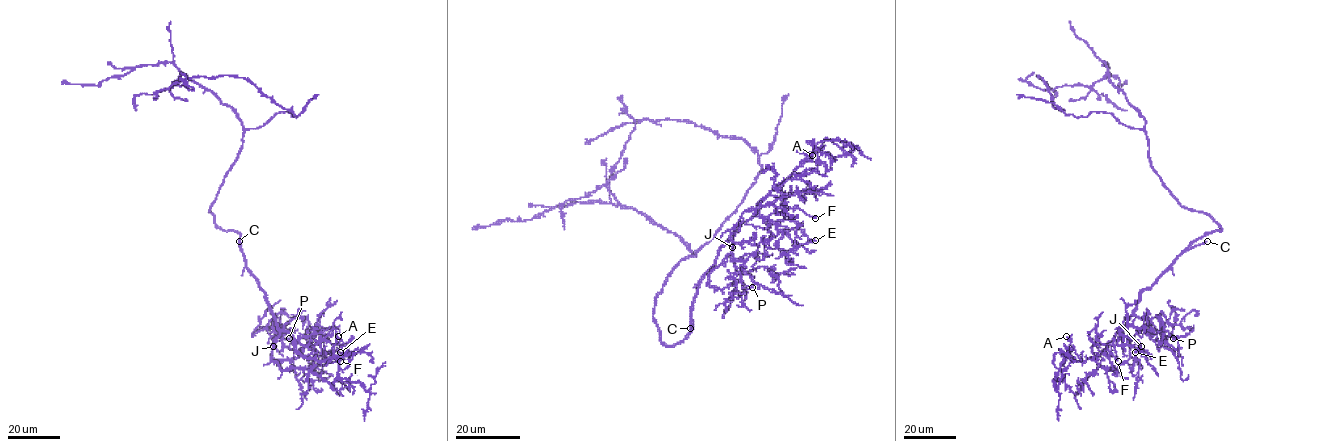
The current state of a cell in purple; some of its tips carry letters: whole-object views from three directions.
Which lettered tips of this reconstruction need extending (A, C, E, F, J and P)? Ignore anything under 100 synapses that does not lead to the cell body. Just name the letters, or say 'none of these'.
C

